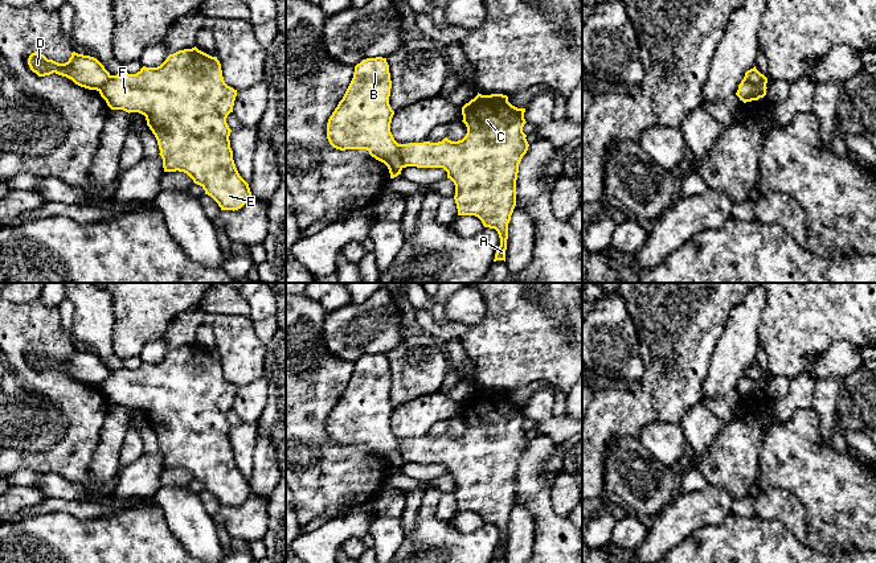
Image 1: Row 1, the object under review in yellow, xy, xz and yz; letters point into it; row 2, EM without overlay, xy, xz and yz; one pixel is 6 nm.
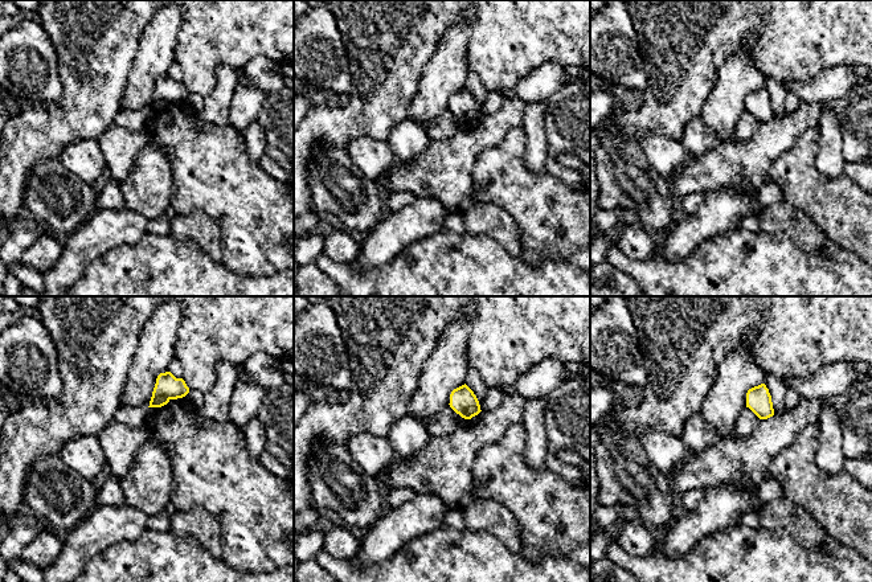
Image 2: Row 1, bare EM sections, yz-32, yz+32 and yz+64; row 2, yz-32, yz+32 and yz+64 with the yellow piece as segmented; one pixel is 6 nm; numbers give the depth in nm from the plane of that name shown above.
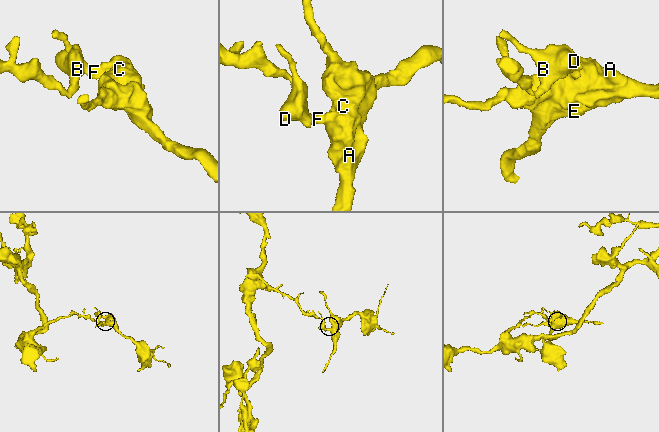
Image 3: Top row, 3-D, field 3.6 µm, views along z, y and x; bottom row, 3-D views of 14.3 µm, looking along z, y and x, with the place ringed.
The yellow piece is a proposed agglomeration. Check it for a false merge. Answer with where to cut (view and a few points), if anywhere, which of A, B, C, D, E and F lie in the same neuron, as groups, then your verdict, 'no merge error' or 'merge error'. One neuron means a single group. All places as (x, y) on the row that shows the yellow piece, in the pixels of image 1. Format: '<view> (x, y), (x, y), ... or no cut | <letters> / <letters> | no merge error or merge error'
xz (398, 144), (402, 167) | A C E F / B D | merge error

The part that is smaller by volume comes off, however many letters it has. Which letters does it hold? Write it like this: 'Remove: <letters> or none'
Remove: A, C, E, F

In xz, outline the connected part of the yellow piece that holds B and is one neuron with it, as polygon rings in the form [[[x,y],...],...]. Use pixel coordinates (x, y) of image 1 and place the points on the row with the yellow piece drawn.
[[[386,58],[363,59],[327,123],[327,139],[340,151],[367,149],[384,163],[390,178],[401,174],[400,144],[390,132],[394,115],[389,104],[392,81]]]

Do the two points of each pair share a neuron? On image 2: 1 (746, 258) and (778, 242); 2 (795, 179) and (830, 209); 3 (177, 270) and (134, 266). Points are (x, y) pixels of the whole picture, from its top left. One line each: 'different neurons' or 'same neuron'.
1: same neuron
2: same neuron
3: same neuron

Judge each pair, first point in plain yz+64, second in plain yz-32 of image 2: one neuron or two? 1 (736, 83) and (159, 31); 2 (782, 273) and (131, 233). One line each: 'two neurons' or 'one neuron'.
1: one neuron
2: two neurons

